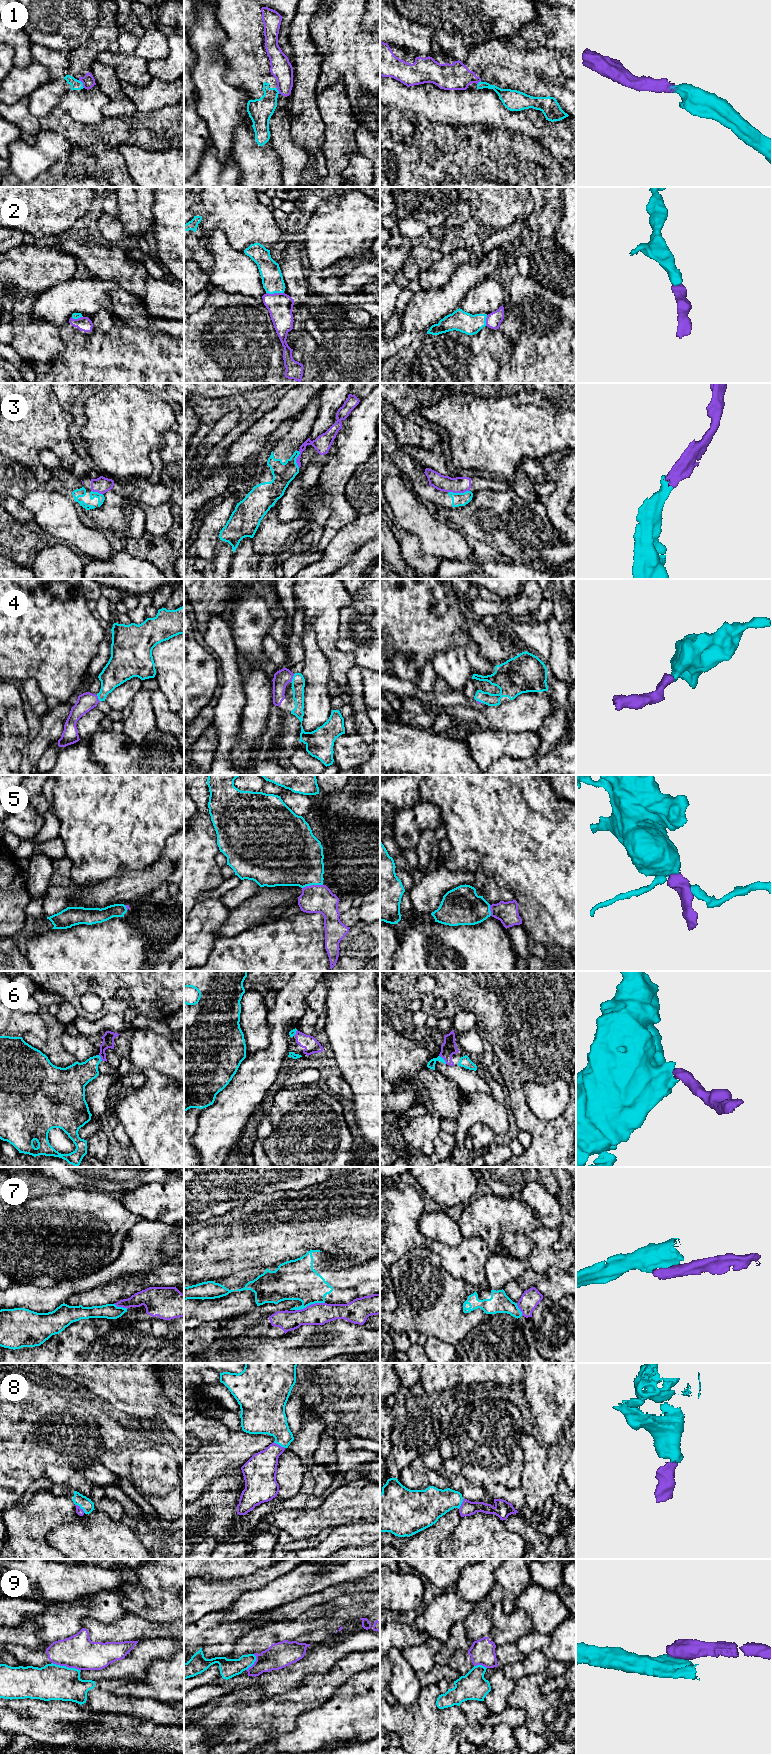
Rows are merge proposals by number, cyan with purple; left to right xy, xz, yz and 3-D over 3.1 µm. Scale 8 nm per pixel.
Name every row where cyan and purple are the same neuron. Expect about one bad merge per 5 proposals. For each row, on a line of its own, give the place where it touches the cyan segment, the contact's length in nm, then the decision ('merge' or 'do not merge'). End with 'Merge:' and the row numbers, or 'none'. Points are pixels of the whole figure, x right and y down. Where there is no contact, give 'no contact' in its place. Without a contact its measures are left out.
1: meets cyan in xy at (82, 83); contact 80 nm long; do not merge
2: meets cyan in xz at (275, 292); contact 140 nm long; merge
3: meets cyan in yz at (459, 493); contact 170 nm long; do not merge
4: meets cyan in xz at (293, 678); contact 80 nm long; merge
5: meets cyan in xz at (312, 884); contact 170 nm long; merge
6: meets cyan in yz at (443, 1059); contact 90 nm long; merge
7: meets cyan in xz at (309, 1304); contact 240 nm long; do not merge
8: meets cyan in xy at (80, 1507); contact 100 nm long; merge
9: meets cyan in xy at (65, 1666); contact 240 nm long; do not merge
Merge: 2, 4, 5, 6, 8

